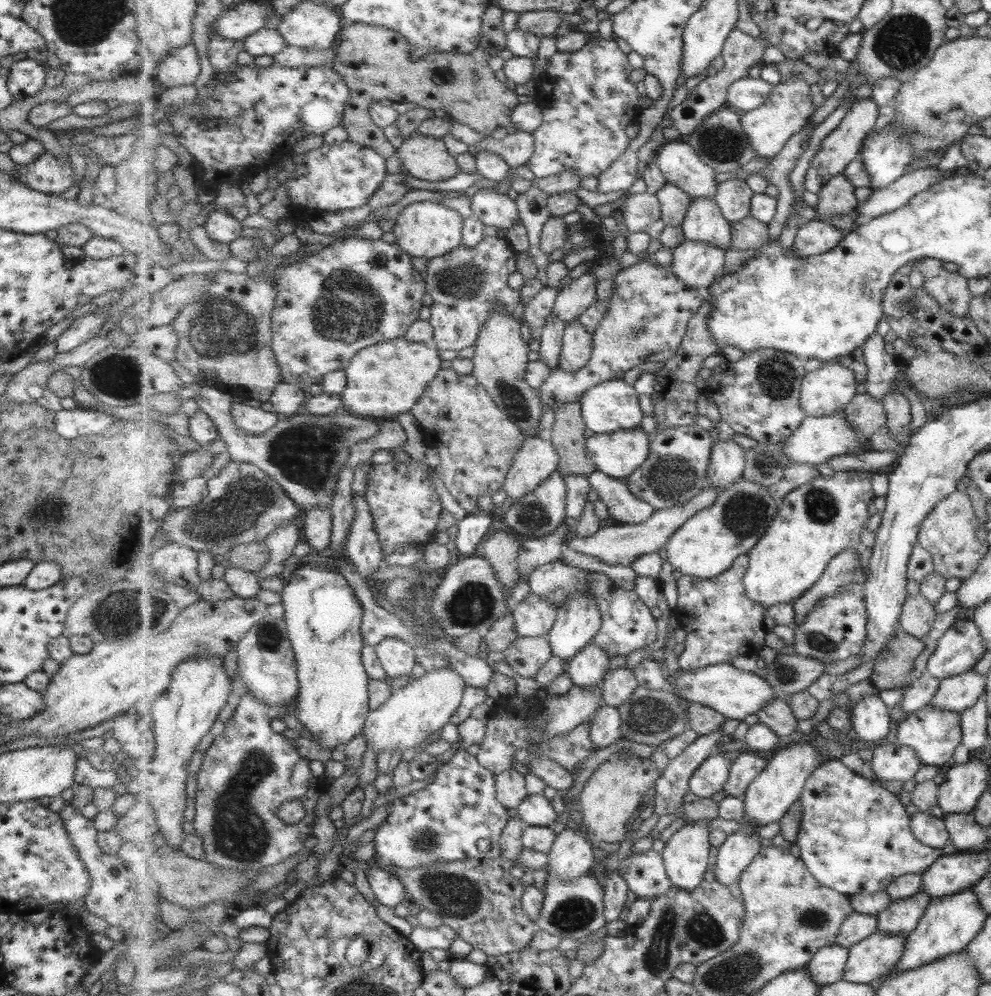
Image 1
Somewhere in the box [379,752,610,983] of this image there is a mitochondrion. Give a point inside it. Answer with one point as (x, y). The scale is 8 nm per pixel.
(455, 893)

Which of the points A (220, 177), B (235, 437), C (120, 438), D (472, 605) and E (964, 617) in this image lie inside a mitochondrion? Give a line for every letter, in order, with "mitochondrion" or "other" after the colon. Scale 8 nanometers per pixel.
A: other
B: other
C: other
D: mitochondrion
E: other

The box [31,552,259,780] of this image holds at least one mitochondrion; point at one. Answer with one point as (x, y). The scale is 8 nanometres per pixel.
(118, 611)

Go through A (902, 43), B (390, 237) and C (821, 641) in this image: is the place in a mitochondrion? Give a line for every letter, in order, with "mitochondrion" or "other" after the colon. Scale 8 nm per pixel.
A: mitochondrion
B: other
C: mitochondrion

